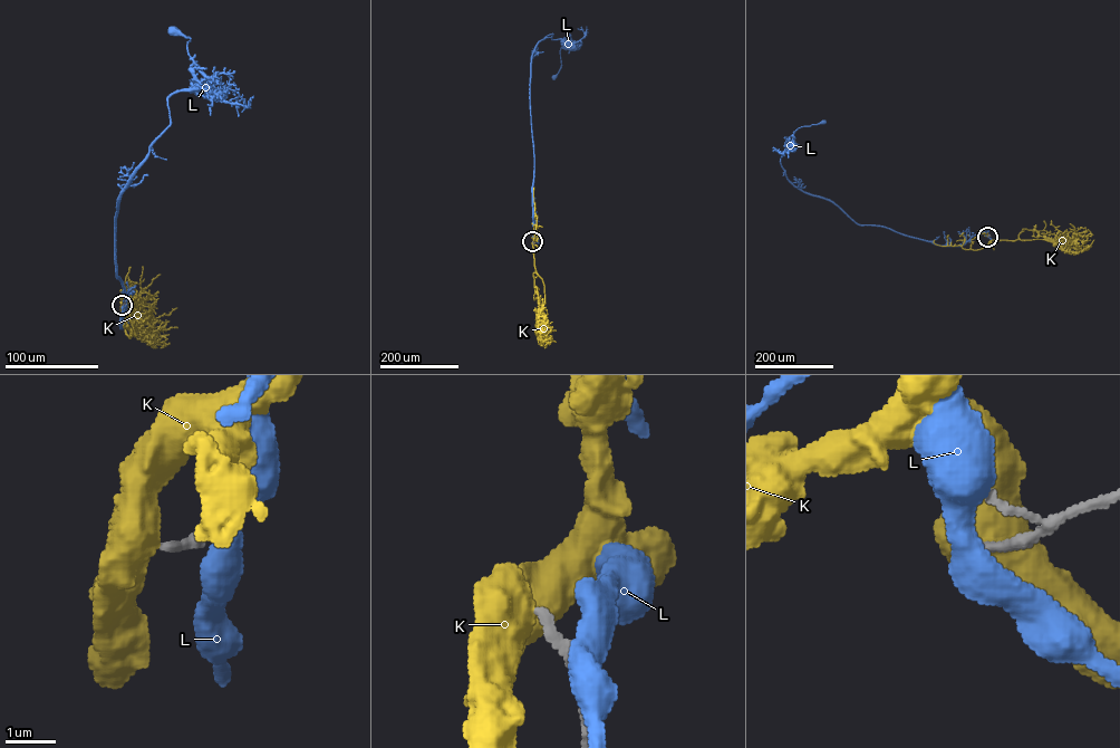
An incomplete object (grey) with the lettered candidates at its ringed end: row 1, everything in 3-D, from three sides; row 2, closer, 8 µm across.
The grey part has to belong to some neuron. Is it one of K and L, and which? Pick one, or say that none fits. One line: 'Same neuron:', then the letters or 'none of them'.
Same neuron: none of them

